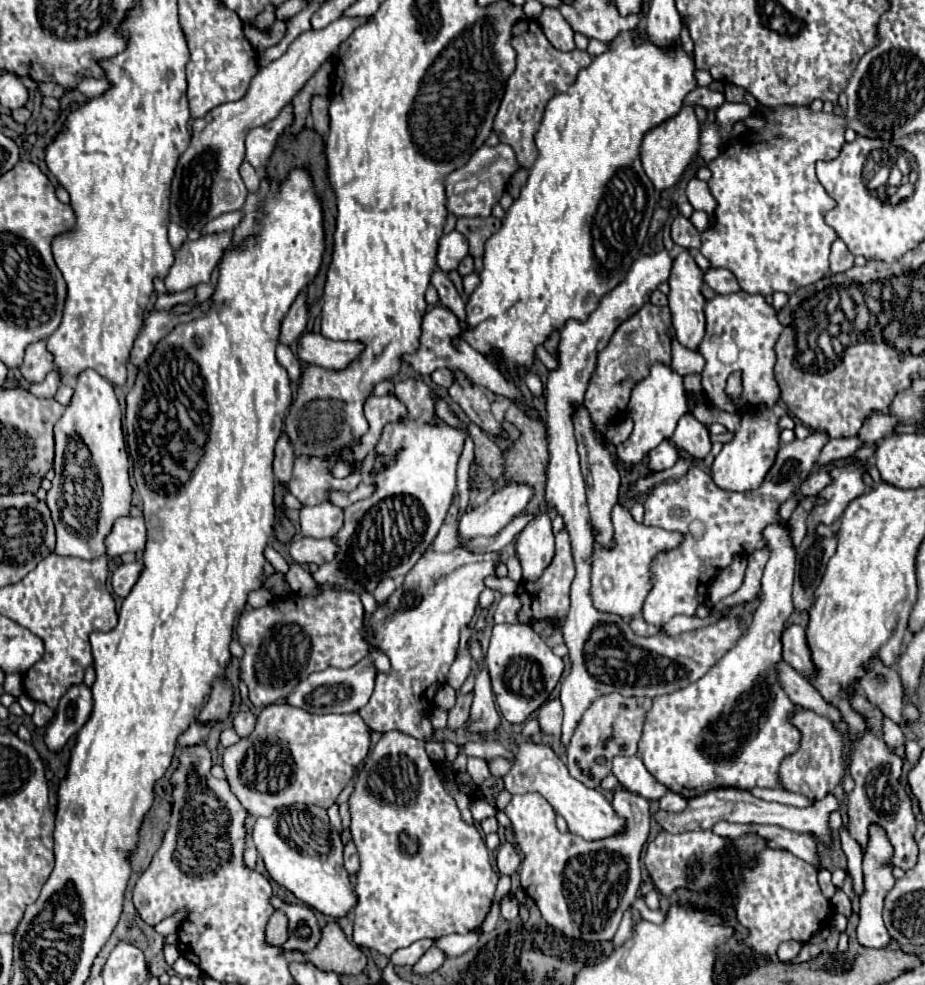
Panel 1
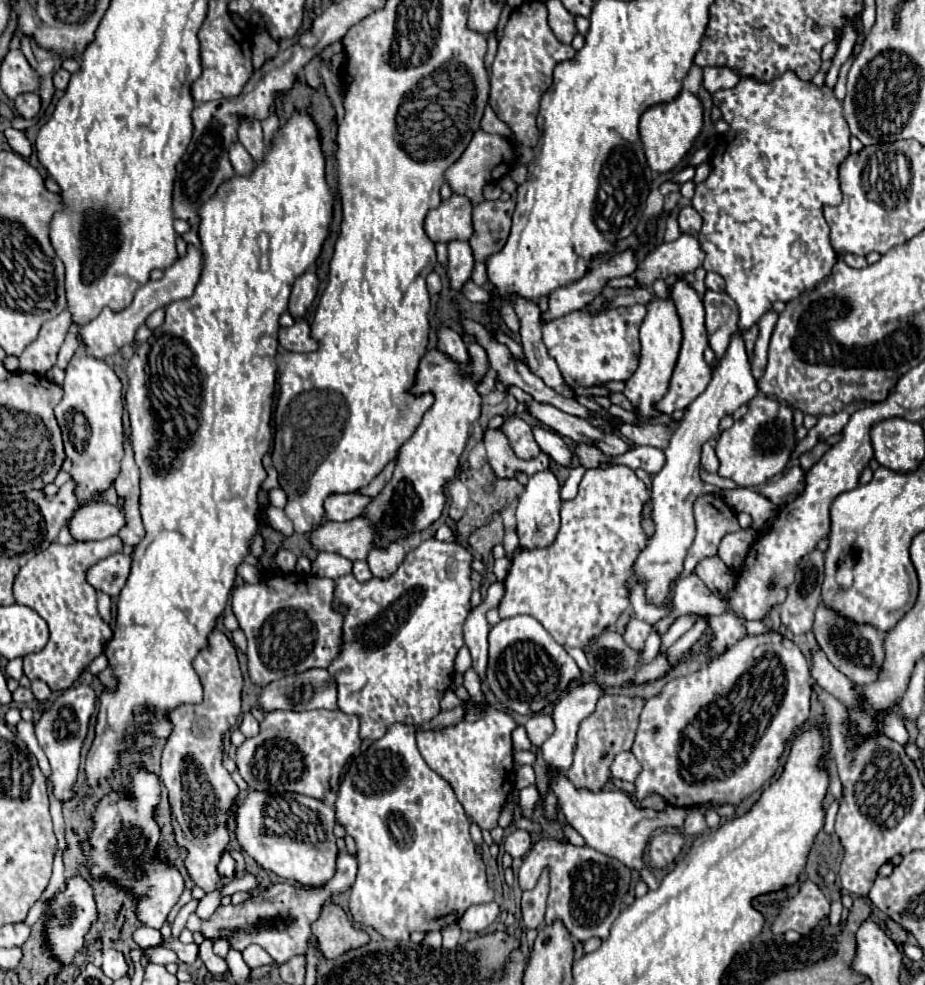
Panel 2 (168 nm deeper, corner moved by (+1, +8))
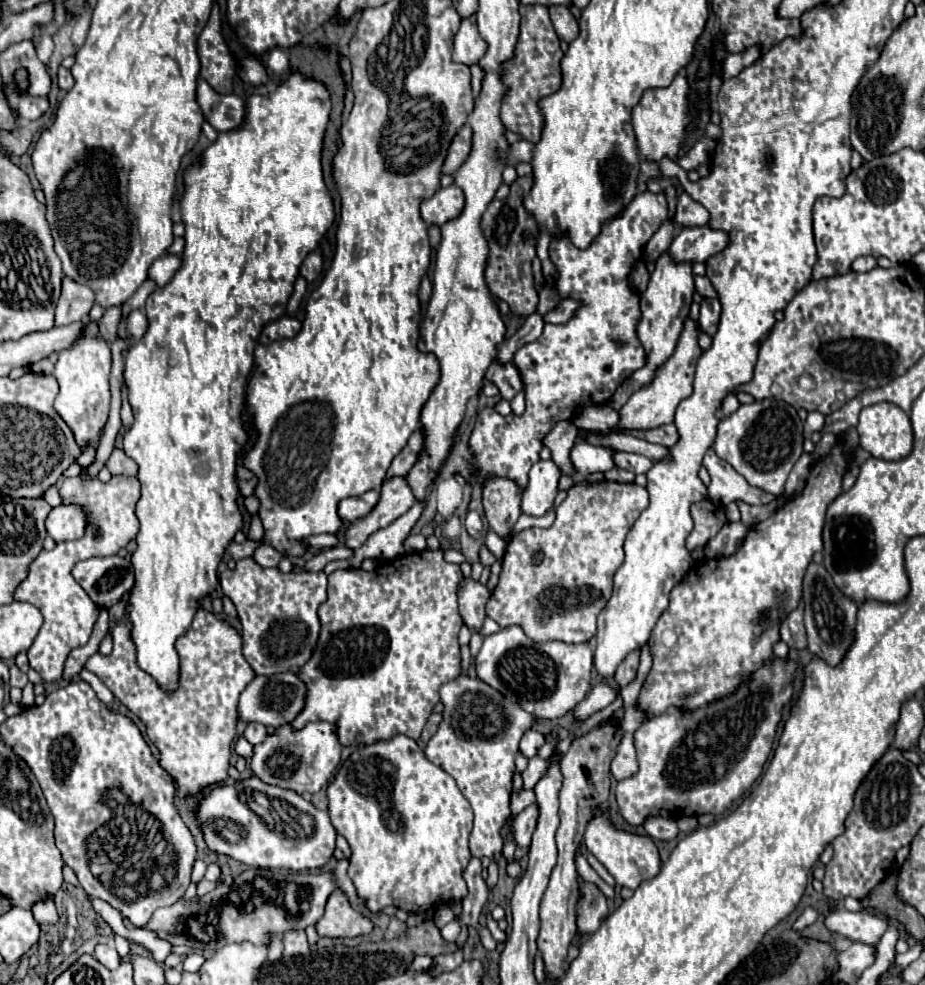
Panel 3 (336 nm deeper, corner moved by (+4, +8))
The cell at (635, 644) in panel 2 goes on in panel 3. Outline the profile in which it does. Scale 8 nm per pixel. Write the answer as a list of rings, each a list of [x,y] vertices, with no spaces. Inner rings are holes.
[[[633,650],[633,654],[627,654],[625,662],[621,662],[621,666],[617,668],[615,682],[617,682],[621,688],[627,686],[627,684],[635,678],[637,666],[639,666],[639,650]]]

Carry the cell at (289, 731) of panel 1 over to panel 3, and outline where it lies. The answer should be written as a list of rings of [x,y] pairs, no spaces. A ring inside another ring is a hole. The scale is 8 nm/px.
[[[309,722],[301,730],[293,730],[291,724],[285,724],[279,726],[273,734],[267,734],[265,742],[253,746],[249,766],[253,770],[253,776],[263,780],[265,784],[289,788],[301,796],[311,796],[327,786],[341,760],[341,750],[343,746],[337,738],[337,726],[333,726],[331,722]]]

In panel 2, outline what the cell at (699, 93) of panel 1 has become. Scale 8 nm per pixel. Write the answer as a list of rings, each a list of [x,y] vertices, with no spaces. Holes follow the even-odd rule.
[[[718,66],[718,68],[704,68],[704,88],[714,94],[720,88],[732,88],[736,86],[740,76],[728,68],[728,66]]]

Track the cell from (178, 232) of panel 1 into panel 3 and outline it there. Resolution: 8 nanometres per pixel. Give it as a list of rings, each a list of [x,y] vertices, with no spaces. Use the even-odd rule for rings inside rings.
[[[165,254],[151,264],[149,278],[153,278],[157,282],[157,286],[165,286],[165,282],[169,282],[169,278],[173,278],[173,270],[177,270],[177,266],[181,266],[181,256]]]

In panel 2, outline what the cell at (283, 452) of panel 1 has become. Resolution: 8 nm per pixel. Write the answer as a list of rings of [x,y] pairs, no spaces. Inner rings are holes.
[[[266,454],[264,458],[262,458],[262,464],[264,464],[264,470],[266,470],[266,480],[262,482],[262,490],[272,490],[272,488],[276,488],[278,486],[278,474],[276,474],[276,470],[274,470],[274,466],[272,466],[272,460],[270,460],[270,454]]]

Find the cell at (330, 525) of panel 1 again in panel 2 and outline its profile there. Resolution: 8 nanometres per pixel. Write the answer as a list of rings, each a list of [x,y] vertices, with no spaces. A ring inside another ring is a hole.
[[[332,494],[326,498],[326,520],[344,522],[360,516],[364,508],[372,502],[370,496],[364,494]]]

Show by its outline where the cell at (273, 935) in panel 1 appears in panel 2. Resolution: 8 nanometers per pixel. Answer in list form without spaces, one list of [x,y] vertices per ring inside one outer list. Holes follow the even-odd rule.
[[[326,904],[322,916],[312,926],[312,934],[318,938],[320,950],[326,958],[338,958],[344,950],[364,946],[370,936],[364,930],[354,928],[346,912],[338,904]]]

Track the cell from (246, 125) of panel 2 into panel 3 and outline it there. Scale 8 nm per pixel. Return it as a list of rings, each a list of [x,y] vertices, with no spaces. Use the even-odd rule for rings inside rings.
[[[205,80],[197,84],[197,102],[203,110],[205,120],[217,132],[231,132],[243,126],[247,116],[247,104],[241,96],[217,94]]]

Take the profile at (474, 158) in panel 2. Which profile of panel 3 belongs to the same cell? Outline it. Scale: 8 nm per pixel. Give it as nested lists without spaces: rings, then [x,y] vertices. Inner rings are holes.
[[[465,124],[457,132],[457,136],[453,138],[453,144],[449,148],[447,160],[443,164],[443,174],[455,174],[461,168],[461,164],[465,162],[465,158],[469,156],[471,146],[473,146],[473,130],[471,130],[469,124]]]

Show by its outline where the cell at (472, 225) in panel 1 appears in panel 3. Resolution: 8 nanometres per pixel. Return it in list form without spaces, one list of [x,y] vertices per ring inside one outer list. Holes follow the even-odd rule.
[[[531,176],[517,178],[511,184],[511,192],[505,200],[493,200],[483,218],[481,230],[489,244],[489,258],[485,266],[485,280],[493,296],[505,300],[515,316],[527,318],[537,308],[537,292],[533,288],[533,274],[531,274],[531,260],[535,258],[535,236],[537,236],[537,222],[527,214],[523,208],[523,198],[531,188]],[[523,232],[529,234],[529,240],[523,242]]]

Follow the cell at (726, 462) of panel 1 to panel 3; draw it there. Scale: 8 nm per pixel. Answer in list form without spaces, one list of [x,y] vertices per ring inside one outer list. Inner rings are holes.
[[[775,398],[739,406],[729,418],[723,418],[717,428],[713,450],[719,458],[729,462],[751,486],[757,486],[771,494],[783,494],[785,480],[793,464],[803,454],[803,422],[797,410]]]

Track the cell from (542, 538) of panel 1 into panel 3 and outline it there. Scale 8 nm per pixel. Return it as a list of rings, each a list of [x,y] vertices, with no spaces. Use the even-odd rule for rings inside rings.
[[[539,460],[529,470],[529,482],[523,490],[521,512],[529,516],[545,516],[555,506],[557,482],[561,478],[559,468],[553,460]]]

